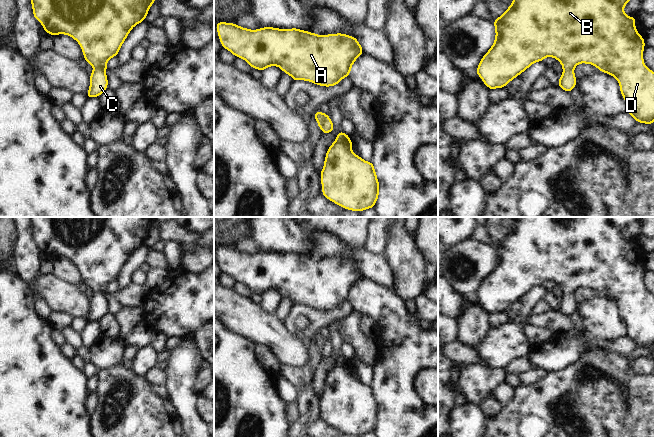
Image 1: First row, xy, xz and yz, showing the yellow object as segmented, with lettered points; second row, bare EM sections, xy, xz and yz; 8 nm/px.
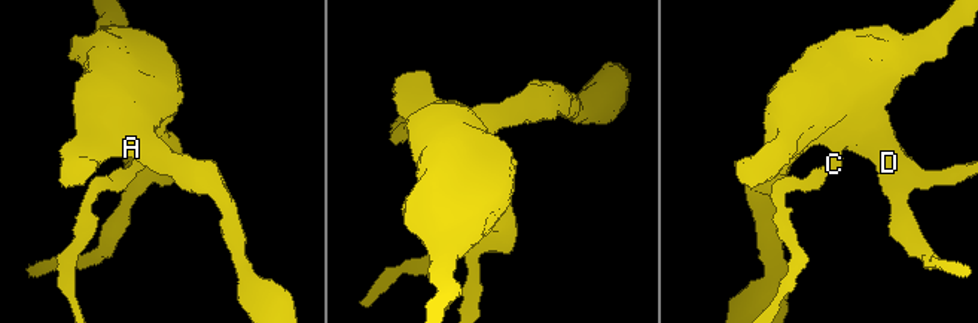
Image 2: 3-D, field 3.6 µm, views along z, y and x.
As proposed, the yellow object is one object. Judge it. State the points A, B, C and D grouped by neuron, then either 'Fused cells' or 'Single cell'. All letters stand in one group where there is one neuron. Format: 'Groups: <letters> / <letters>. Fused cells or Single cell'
Groups: A B C D. Single cell

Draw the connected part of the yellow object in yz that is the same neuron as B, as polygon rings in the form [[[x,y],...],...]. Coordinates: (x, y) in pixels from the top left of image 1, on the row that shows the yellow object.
[[[513,0],[499,17],[494,19],[495,40],[482,57],[477,75],[490,89],[503,88],[535,62],[553,57],[562,64],[563,74],[558,87],[571,92],[576,87],[574,68],[580,64],[592,64],[603,73],[612,75],[620,84],[620,93],[626,101],[626,112],[638,123],[654,124],[654,72],[645,66],[644,37],[636,27],[636,17],[627,16],[624,6],[630,0]]]

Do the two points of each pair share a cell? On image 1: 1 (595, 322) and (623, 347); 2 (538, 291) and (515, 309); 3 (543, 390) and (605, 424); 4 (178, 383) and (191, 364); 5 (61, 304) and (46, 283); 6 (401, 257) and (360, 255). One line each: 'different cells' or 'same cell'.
1: different cells
2: same cell
3: same cell
4: same cell
5: same cell
6: different cells

